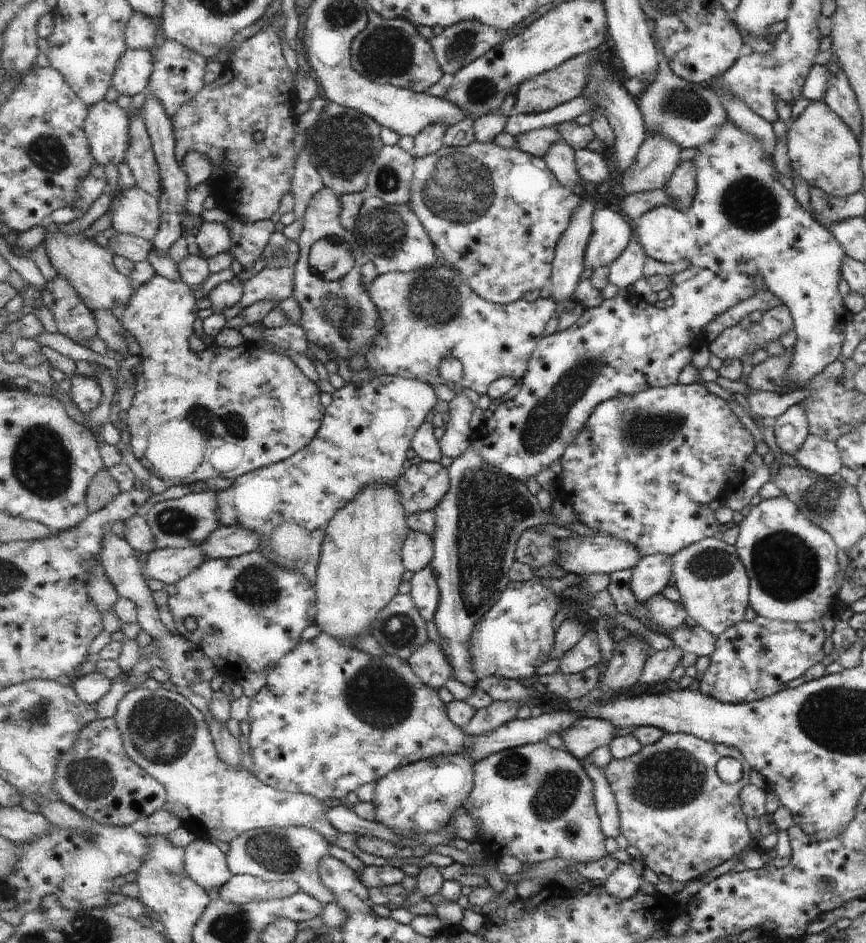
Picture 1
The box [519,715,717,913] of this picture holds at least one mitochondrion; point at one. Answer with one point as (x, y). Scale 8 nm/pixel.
(670, 778)

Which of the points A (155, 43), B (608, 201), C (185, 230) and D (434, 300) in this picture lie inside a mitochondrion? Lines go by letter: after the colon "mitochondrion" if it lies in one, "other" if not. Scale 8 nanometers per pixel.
A: other
B: other
C: other
D: mitochondrion

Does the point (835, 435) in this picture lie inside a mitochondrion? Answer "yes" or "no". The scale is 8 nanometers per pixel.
no

